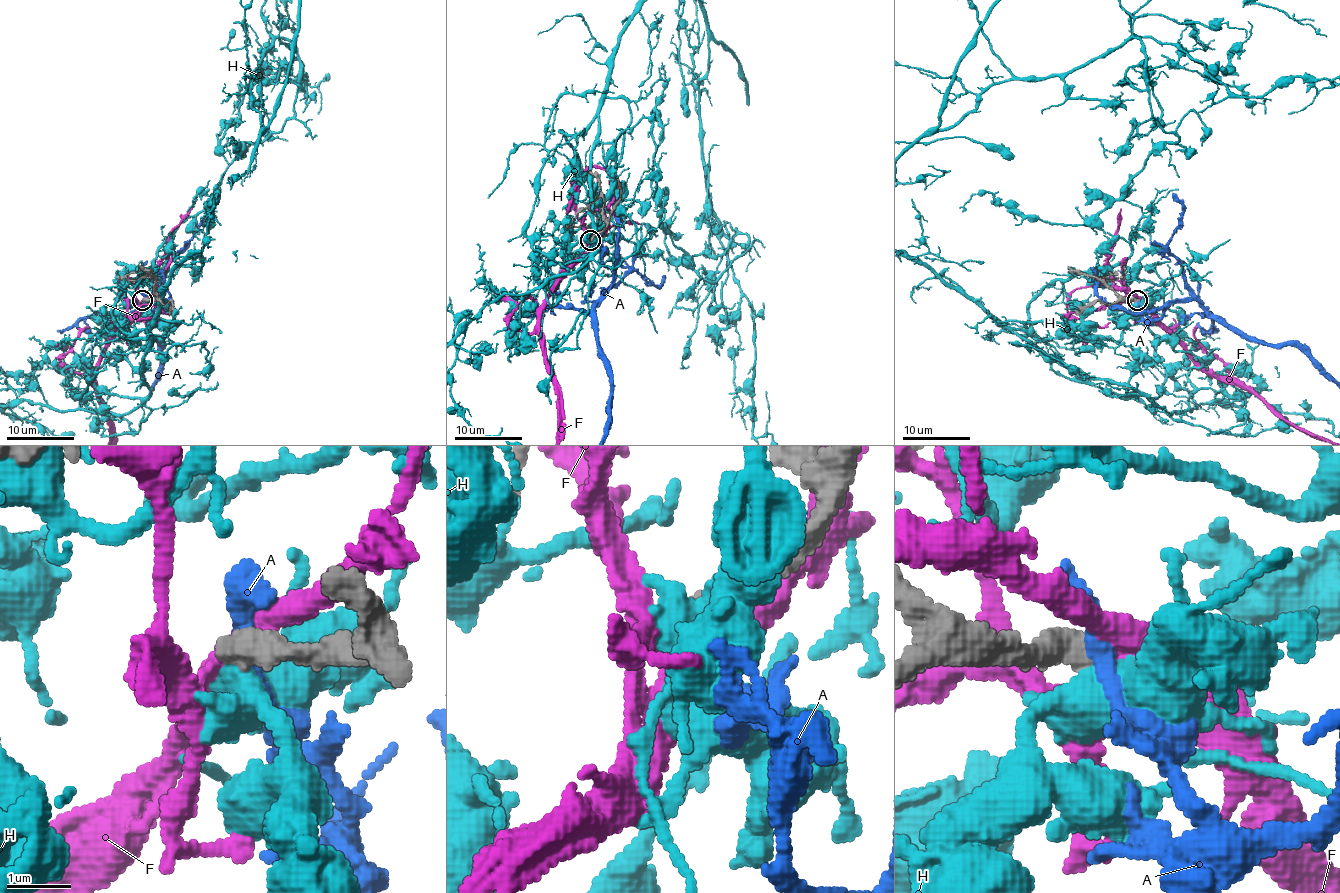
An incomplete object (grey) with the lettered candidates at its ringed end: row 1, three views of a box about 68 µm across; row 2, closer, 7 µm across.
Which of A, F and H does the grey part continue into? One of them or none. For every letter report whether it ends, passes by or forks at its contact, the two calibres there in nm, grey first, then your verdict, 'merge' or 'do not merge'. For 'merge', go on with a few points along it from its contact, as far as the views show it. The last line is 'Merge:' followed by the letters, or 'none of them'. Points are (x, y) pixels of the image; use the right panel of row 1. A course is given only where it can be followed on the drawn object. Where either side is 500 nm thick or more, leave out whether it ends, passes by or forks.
A: 500 nm thick on the grey side, 260 nm on the other; do not merge
F: it passes by; 440 nm thick on the grey side, 400 nm on the other; do not merge
H: 500 nm thick on the grey side, 400 nm on the other; do not merge
Merge: none of them

